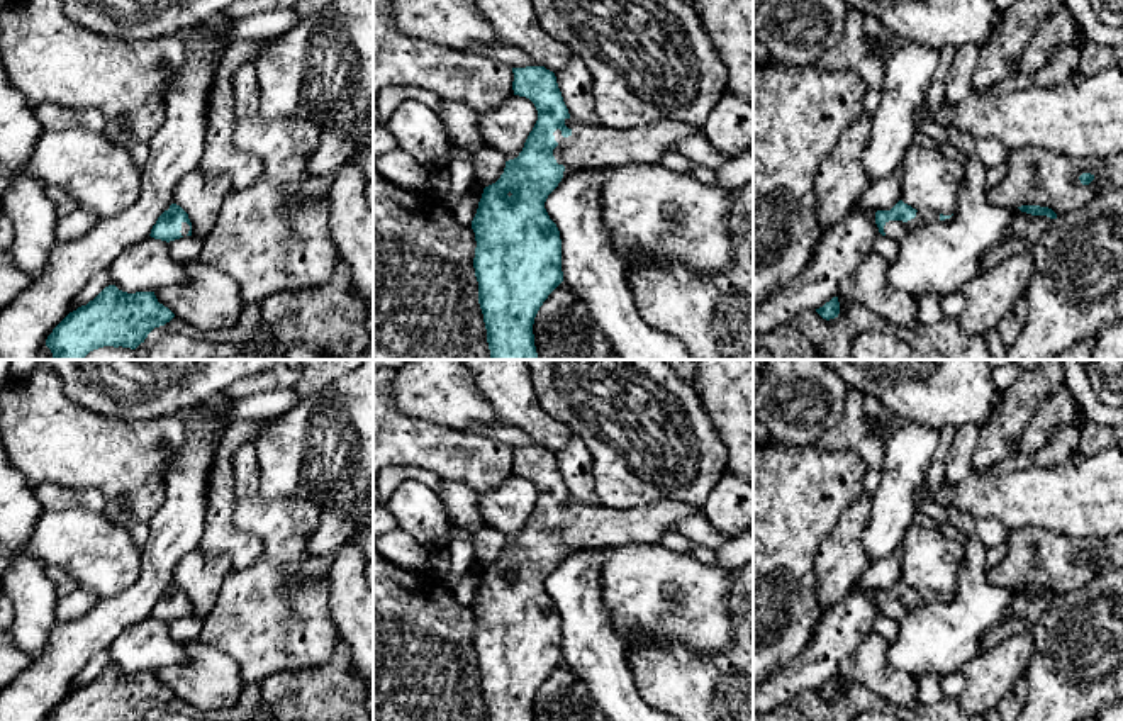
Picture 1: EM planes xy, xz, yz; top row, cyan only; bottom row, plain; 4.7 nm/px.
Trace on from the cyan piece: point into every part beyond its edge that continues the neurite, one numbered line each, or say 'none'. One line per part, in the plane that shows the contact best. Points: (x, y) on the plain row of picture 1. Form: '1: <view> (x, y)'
1: xz (589, 525)

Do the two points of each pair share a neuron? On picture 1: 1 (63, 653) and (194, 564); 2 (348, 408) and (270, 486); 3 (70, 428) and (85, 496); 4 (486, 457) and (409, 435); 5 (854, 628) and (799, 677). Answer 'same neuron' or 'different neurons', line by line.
1: different neurons
2: same neuron
3: different neurons
4: same neuron
5: same neuron

